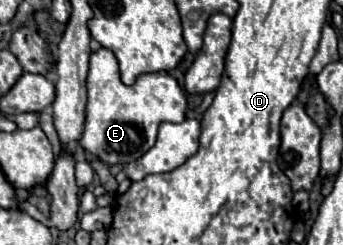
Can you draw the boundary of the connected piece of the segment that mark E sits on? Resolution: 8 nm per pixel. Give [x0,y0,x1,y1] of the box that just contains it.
[79,48,185,166]

